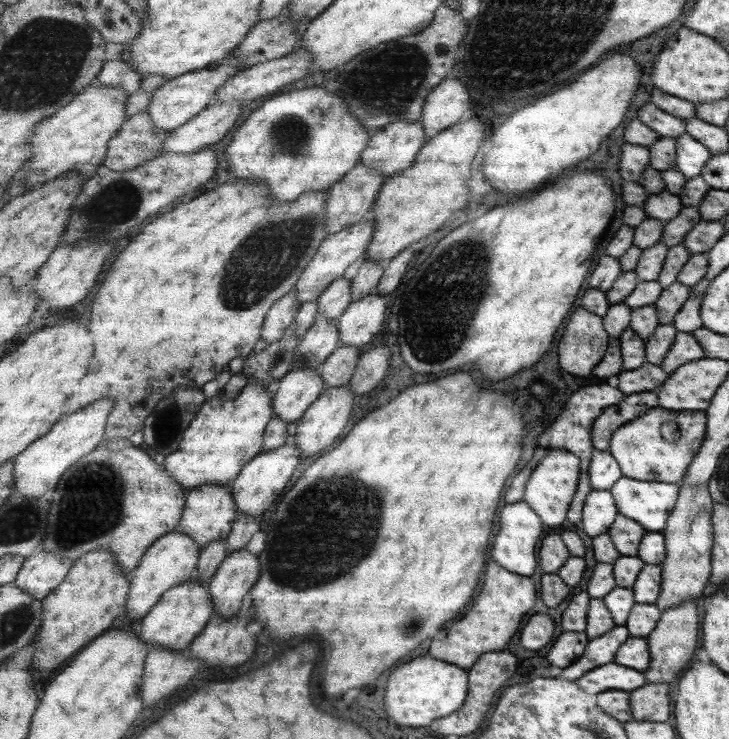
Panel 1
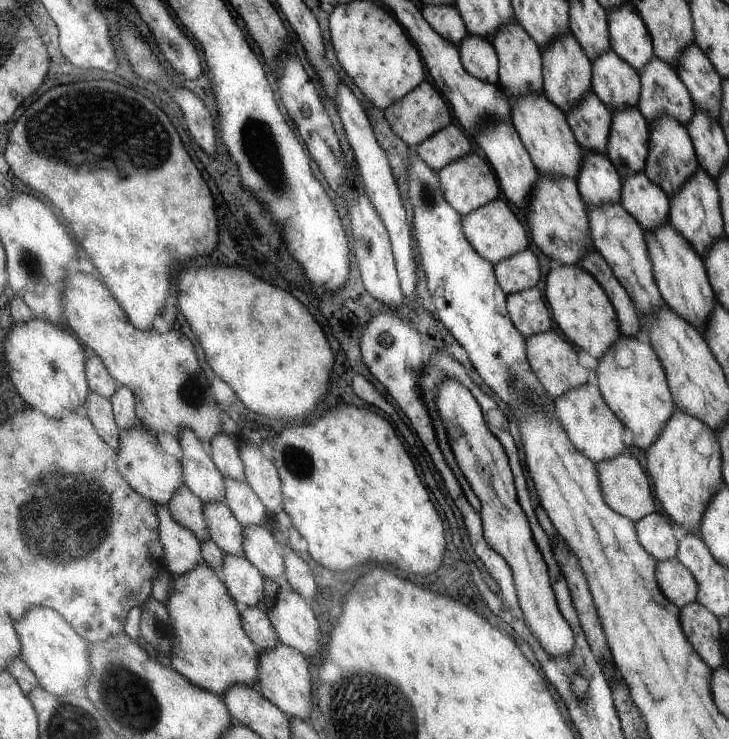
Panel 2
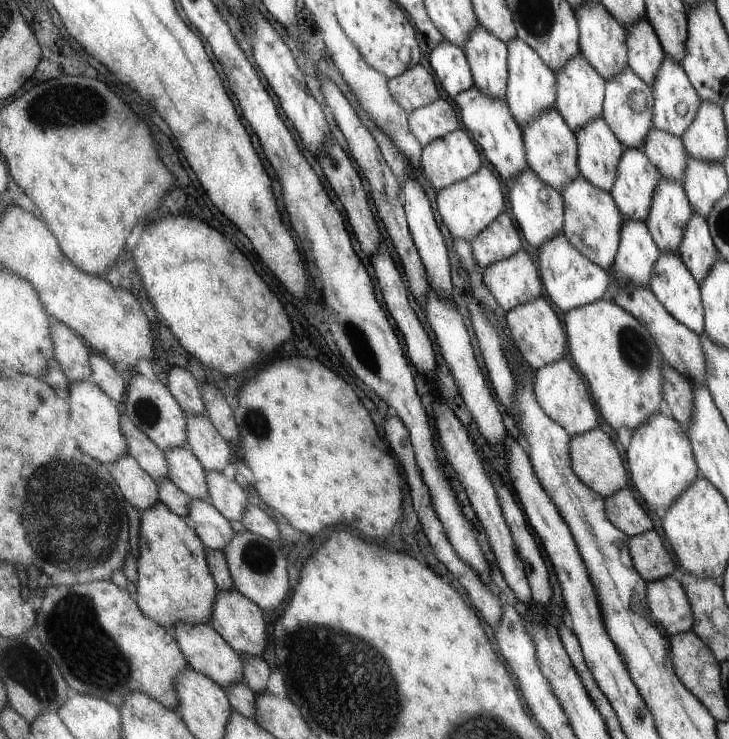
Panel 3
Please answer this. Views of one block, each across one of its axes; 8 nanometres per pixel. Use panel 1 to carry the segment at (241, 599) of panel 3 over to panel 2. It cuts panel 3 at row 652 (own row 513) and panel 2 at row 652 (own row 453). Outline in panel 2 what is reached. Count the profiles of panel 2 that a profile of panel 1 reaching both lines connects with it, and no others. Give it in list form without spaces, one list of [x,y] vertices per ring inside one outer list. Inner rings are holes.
[[[278,642],[274,648],[259,650],[258,682],[254,684],[257,691],[270,702],[276,704],[287,715],[300,720],[309,720],[312,713],[312,674],[310,664],[301,652],[290,645]]]

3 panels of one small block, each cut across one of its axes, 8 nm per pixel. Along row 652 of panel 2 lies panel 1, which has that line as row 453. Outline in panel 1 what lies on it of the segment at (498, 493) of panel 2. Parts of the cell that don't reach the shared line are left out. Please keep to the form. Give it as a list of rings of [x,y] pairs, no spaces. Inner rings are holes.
[[[552,450],[535,468],[524,493],[523,501],[543,519],[546,526],[556,528],[566,520],[570,504],[579,498],[579,476],[582,472],[582,460],[570,451]]]

